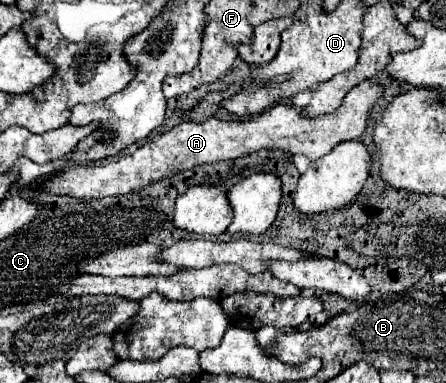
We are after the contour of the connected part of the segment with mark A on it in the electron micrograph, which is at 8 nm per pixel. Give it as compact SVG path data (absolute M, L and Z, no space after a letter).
M364 80L356 88L348 92L342 106L324 116L308 118L302 116L300 110L292 104L276 104L268 108L266 112L252 116L248 120L218 120L208 118L204 122L184 120L166 134L146 142L140 146L134 154L122 156L116 162L100 164L100 166L72 166L52 178L50 182L42 184L46 192L54 194L68 194L74 198L104 198L104 196L120 196L130 194L134 190L140 190L142 186L148 186L154 180L160 180L162 176L172 176L178 170L188 170L196 164L210 164L218 160L234 160L238 156L262 150L262 148L280 148L292 154L304 154L310 160L316 160L324 154L328 154L336 144L356 140L364 128L366 120L370 116L370 108L376 104L376 100L382 96L382 88L374 80Z

